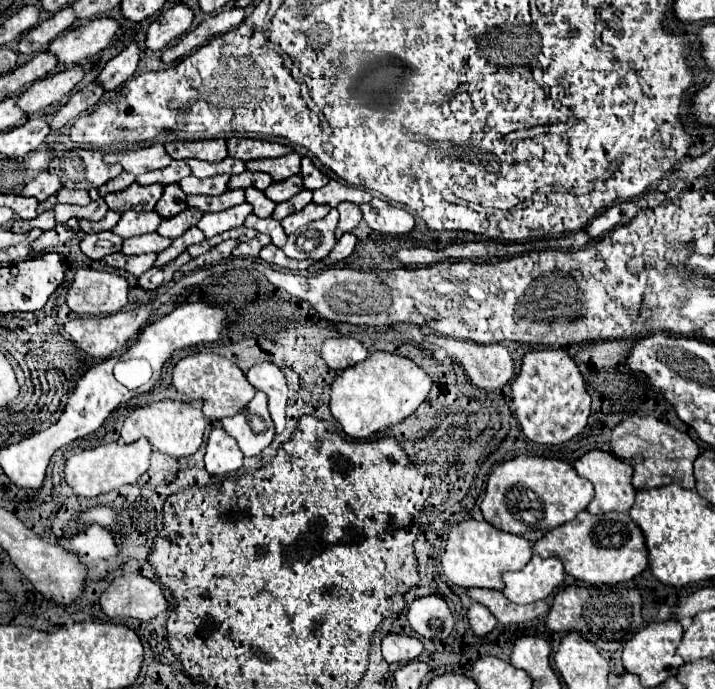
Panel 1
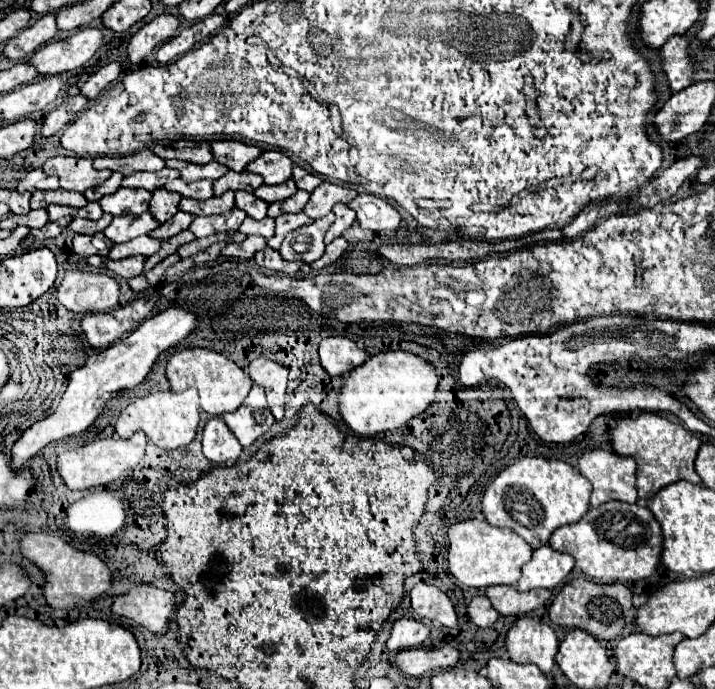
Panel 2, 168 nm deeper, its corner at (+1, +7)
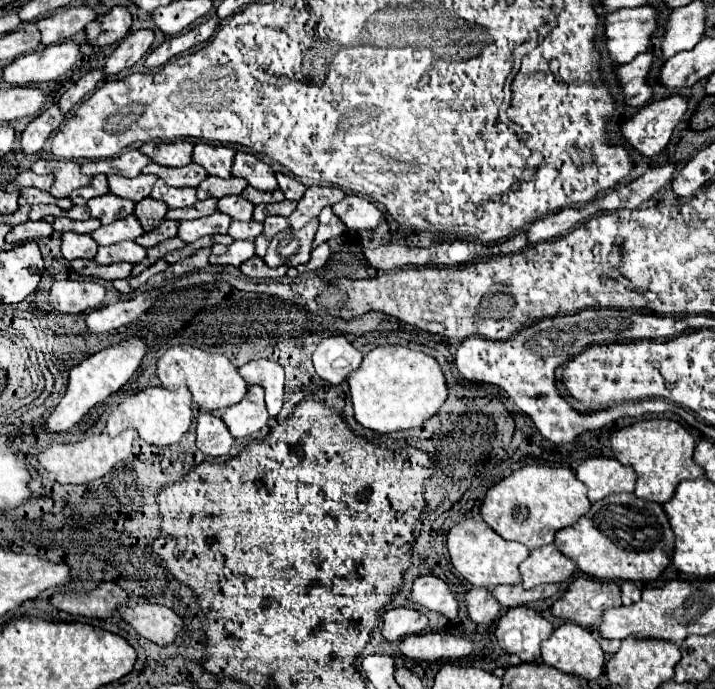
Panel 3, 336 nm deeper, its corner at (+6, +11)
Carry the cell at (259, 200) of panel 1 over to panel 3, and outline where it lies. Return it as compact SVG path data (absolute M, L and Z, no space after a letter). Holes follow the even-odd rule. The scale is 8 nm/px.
M234 195L234 197L222 197L222 199L218 199L218 211L226 213L234 221L250 221L254 205L250 201L246 201L244 197Z

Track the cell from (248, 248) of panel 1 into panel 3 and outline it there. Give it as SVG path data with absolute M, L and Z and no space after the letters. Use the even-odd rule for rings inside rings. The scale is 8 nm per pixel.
M234 241L232 245L214 245L212 255L210 255L210 265L240 267L250 257L254 257L254 243L252 241Z

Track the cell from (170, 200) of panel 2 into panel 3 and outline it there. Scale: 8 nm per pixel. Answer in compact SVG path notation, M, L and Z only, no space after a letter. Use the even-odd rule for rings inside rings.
M150 197L142 199L142 201L136 203L136 207L134 207L134 215L136 215L136 219L140 221L140 225L144 227L144 231L154 229L154 227L164 219L166 211L168 211L168 209L166 209L166 205L164 205L162 201L156 201L156 199L150 199Z

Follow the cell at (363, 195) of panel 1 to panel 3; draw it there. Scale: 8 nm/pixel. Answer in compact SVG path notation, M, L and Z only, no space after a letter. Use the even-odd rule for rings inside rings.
M322 185L308 187L304 197L298 201L296 211L286 221L290 229L302 229L310 219L318 217L318 213L326 205L334 205L342 199L344 199L344 191L340 191L338 187L322 187Z

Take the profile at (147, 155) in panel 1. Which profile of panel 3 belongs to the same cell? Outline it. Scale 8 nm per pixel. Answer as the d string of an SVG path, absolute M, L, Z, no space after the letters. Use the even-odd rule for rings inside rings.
M128 149L110 161L84 161L82 173L90 177L96 173L104 173L104 175L122 175L132 179L142 171L142 167L146 167L148 161L150 159L142 155L138 149Z

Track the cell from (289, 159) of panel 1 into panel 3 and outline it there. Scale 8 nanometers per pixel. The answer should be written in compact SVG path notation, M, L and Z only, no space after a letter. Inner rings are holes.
M236 153L234 165L232 165L232 175L246 179L248 185L258 191L274 191L278 187L272 167L262 163L260 159L256 159L250 153Z

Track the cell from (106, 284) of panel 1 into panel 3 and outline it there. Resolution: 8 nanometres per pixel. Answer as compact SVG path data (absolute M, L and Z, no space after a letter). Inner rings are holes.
M54 281L50 289L50 303L60 313L82 315L100 307L104 295L104 287L96 281Z

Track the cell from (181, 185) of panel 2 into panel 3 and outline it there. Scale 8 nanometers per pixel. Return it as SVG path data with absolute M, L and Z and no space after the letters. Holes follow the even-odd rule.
M162 179L156 181L156 185L150 191L152 199L164 201L168 209L176 209L176 207L190 207L194 205L196 199L196 189L174 189L170 185L164 185Z

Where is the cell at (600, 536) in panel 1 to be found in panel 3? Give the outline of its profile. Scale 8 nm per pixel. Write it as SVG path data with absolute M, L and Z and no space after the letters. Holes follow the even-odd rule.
M634 493L608 495L592 505L576 525L556 533L554 545L560 553L574 559L578 569L596 579L656 581L668 567L674 553L674 533L662 505L642 501Z

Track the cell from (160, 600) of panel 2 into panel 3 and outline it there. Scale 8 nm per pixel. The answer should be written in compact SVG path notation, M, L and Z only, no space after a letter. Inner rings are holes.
M138 603L132 607L124 605L120 609L120 617L142 637L158 645L174 643L184 627L184 621L172 609L156 603Z

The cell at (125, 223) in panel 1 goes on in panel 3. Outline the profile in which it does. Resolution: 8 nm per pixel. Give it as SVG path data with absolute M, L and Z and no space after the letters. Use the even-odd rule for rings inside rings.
M130 215L130 217L124 217L122 221L102 225L100 229L96 229L90 235L98 245L114 245L114 243L120 243L120 241L126 241L126 239L134 241L142 233L144 233L142 225L138 225L138 221L134 221L134 215Z

